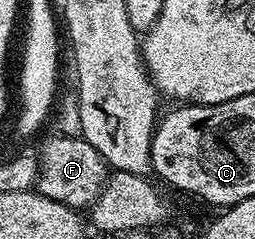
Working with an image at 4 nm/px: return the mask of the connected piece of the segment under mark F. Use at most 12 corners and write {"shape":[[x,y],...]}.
{"shape":[[82,136],[43,146],[37,190],[81,212],[109,167]]}

